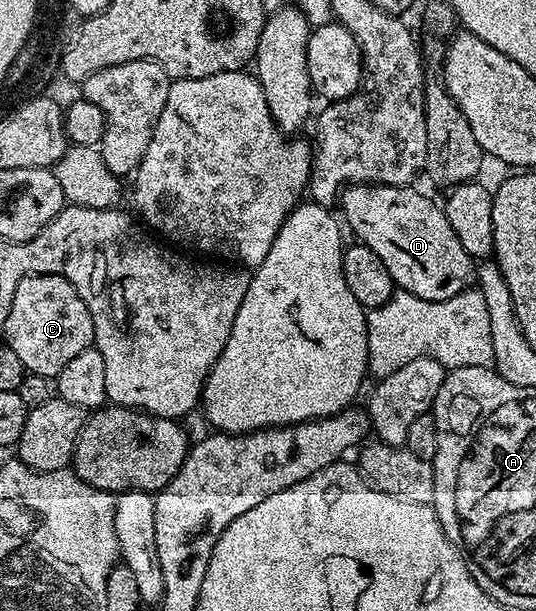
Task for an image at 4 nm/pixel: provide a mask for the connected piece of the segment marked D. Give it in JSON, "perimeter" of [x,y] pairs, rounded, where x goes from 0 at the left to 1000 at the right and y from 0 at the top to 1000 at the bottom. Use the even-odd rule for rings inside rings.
{"perimeter":[[[653,301],[634,318],[632,340],[647,378],[651,373],[670,398],[705,416],[741,473],[787,489],[825,491],[882,463],[890,434],[881,419],[862,409],[826,339],[789,321],[776,304]]]}

